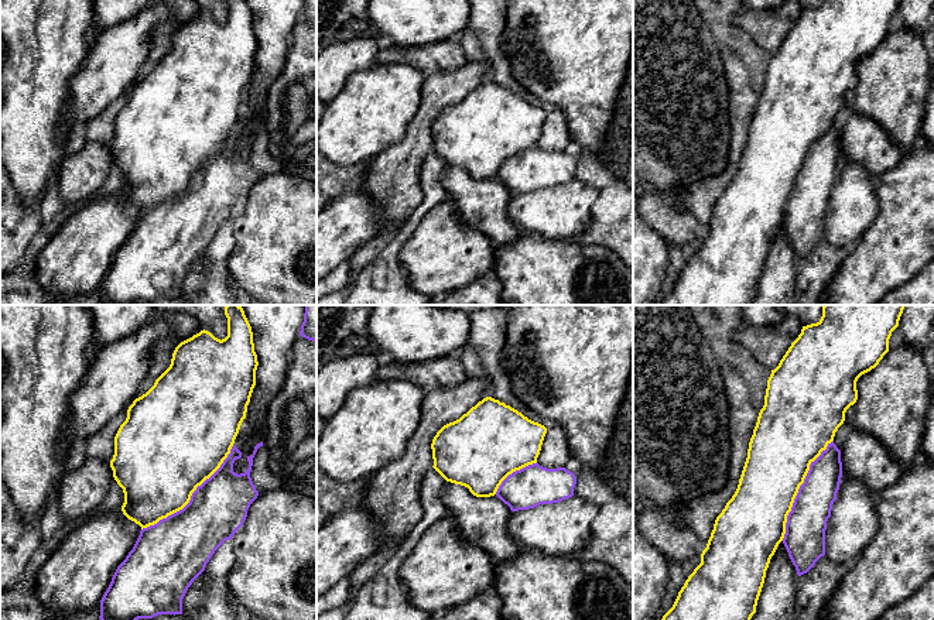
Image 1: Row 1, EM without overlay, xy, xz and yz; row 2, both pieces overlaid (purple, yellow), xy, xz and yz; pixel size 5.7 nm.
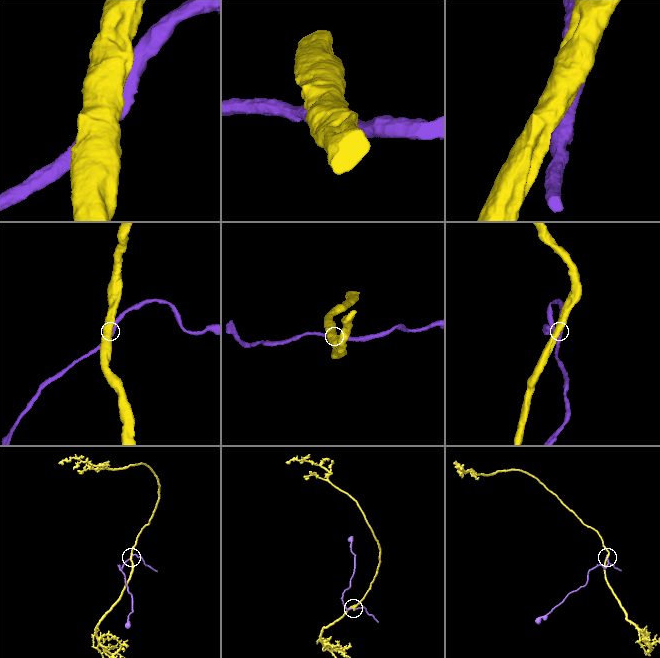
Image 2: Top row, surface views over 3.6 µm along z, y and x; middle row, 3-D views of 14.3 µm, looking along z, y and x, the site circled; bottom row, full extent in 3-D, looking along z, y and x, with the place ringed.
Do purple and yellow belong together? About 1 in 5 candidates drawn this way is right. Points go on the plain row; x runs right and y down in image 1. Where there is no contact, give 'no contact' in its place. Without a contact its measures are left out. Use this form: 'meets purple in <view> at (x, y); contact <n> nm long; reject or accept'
meets purple in xy at (191, 180); contact 700 nm long; reject

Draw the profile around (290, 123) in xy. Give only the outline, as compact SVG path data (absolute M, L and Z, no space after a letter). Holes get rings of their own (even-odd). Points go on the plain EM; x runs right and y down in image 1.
M295 24L284 68L267 92L263 130L283 171L317 184L317 25Z

